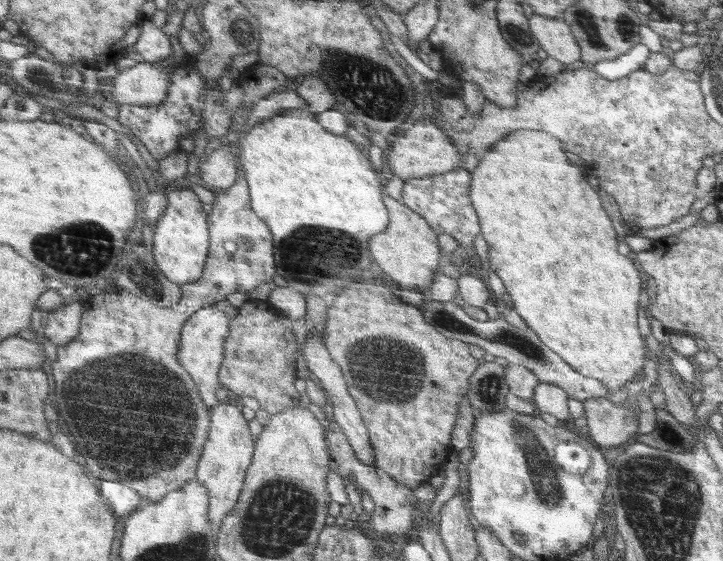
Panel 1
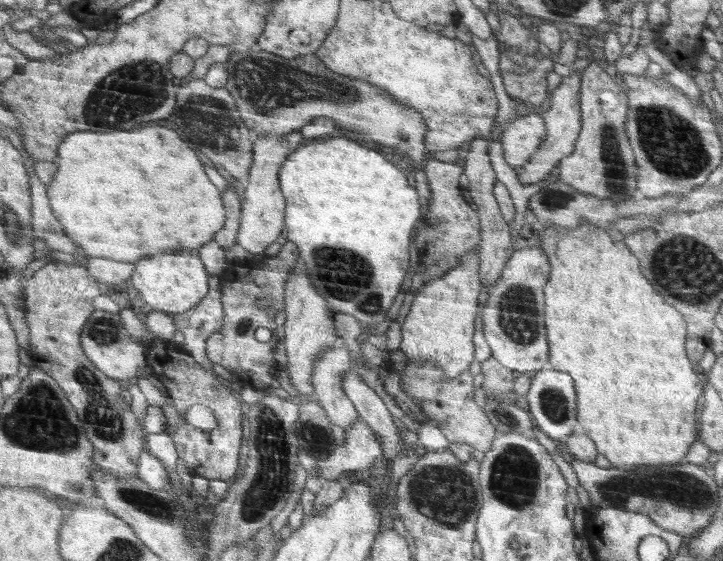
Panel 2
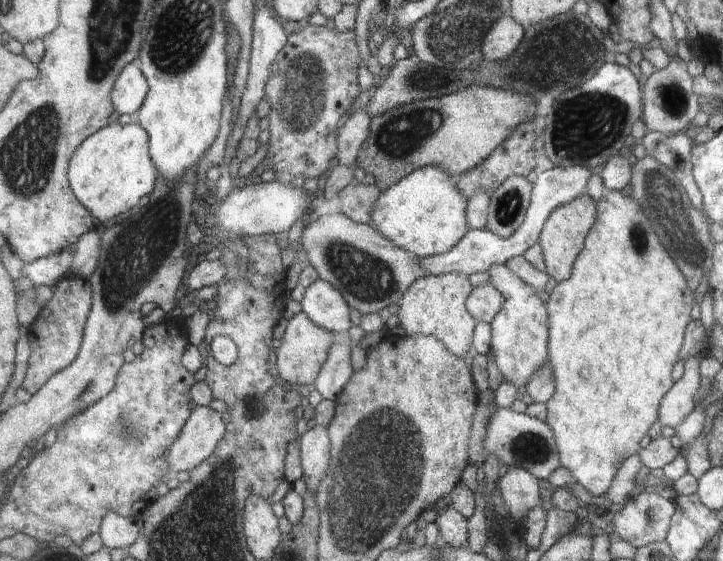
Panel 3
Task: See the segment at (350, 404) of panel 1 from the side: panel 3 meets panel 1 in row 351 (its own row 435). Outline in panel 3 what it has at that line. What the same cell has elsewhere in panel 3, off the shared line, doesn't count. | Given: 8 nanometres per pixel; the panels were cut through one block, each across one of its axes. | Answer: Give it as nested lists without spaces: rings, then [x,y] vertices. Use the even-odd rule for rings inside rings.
[[[316,426],[308,430],[301,438],[299,452],[304,479],[315,478],[322,481],[329,472],[331,460],[328,429]]]

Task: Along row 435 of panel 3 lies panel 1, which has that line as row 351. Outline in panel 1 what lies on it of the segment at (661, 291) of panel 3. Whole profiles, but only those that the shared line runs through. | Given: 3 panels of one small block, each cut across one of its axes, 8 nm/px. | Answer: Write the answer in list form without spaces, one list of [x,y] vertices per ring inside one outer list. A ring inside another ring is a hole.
[[[516,130],[514,134],[508,134],[506,138],[502,138],[500,142],[496,142],[484,154],[478,156],[479,162],[477,167],[470,172],[472,182],[470,182],[470,190],[468,197],[472,201],[472,207],[476,210],[480,223],[482,238],[488,244],[488,262],[490,268],[502,279],[504,286],[514,304],[513,310],[526,322],[527,327],[533,330],[545,346],[556,352],[558,357],[566,364],[570,364],[571,368],[582,374],[583,376],[598,380],[604,389],[610,393],[616,393],[626,384],[639,380],[644,375],[643,366],[646,364],[646,348],[644,346],[644,338],[638,332],[638,298],[642,294],[642,284],[640,284],[640,272],[636,270],[634,262],[628,256],[618,254],[618,236],[612,228],[610,218],[606,216],[598,194],[588,186],[582,170],[574,164],[568,162],[566,154],[562,152],[562,146],[558,142],[558,138],[546,134],[546,132],[534,130]]]

